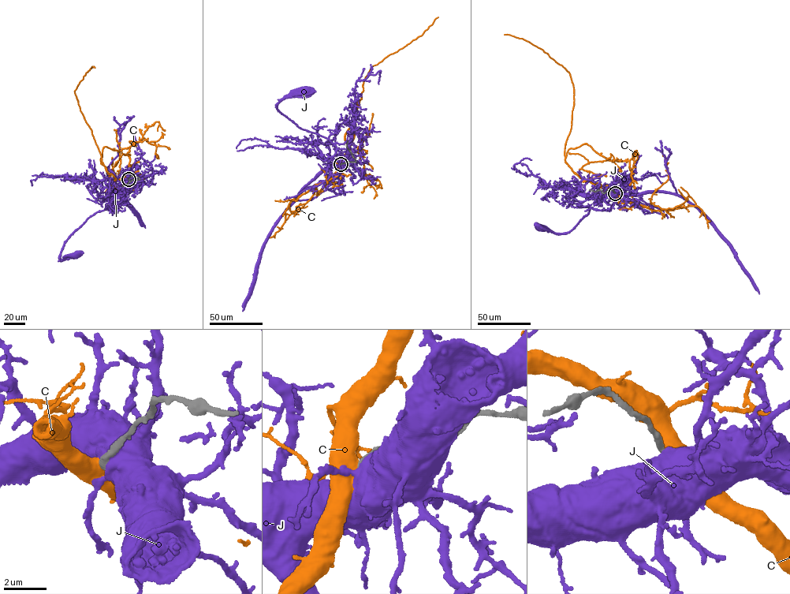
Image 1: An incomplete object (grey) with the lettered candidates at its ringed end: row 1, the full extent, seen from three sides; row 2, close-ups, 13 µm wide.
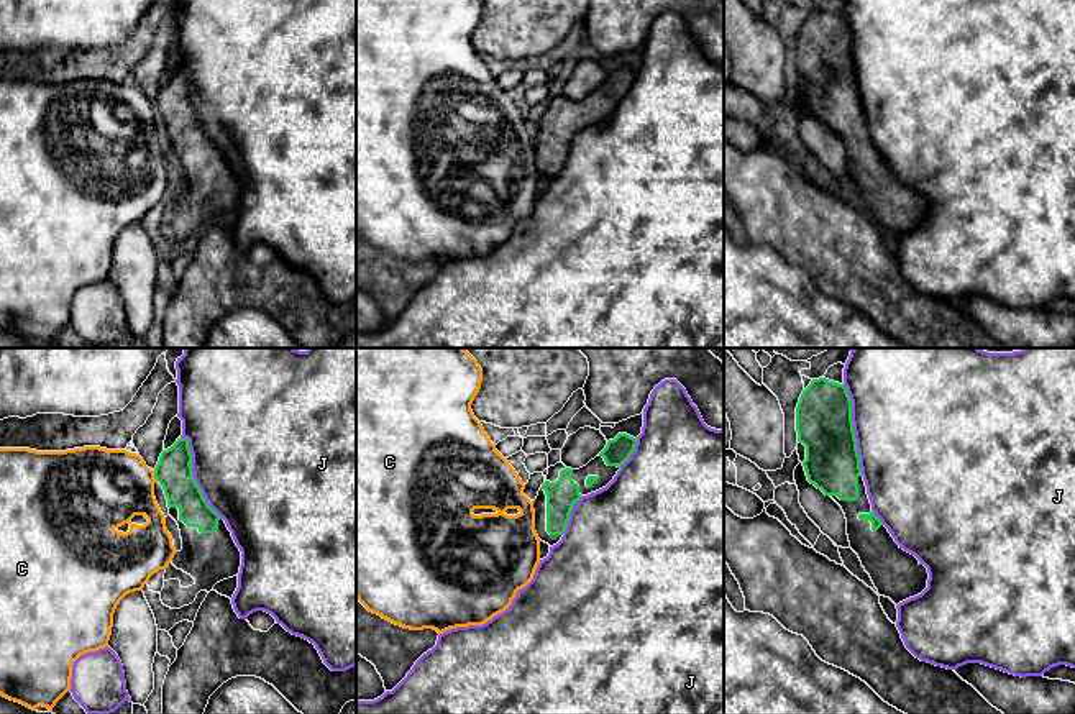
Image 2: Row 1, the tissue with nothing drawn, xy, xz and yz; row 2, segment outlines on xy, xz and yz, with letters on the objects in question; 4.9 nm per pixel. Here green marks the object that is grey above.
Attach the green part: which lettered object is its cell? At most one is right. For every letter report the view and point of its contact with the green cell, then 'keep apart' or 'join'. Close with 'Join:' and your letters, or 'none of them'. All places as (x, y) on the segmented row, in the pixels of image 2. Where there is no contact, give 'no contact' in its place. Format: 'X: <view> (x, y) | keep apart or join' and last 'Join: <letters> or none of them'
C: xy (155, 476) | keep apart
J: yz (852, 429) | keep apart
Join: none of them

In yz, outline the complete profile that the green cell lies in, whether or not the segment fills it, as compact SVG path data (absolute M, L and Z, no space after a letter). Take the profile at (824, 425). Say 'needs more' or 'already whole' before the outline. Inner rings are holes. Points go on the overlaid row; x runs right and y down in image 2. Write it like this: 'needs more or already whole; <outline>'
needs more; M826 378L812 379L803 391L796 407L796 432L798 442L806 446L803 466L807 481L842 507L850 548L858 555L878 594L890 597L896 606L921 594L927 588L927 568L894 542L871 510L853 432L852 400L845 384Z

